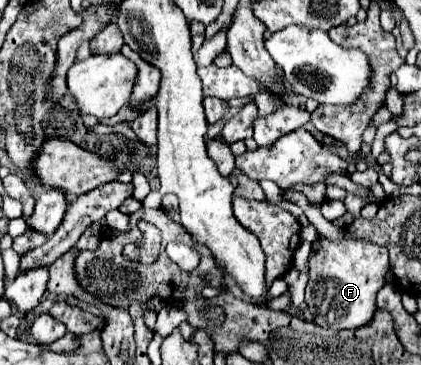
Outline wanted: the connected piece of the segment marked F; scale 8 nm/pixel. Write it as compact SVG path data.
M321 237L319 243L313 243L315 255L309 259L309 281L305 289L305 303L311 311L317 325L327 329L355 329L373 319L375 313L375 295L383 287L383 275L389 271L389 253L385 247L355 239L355 237L343 237L339 241L329 241L327 237Z

